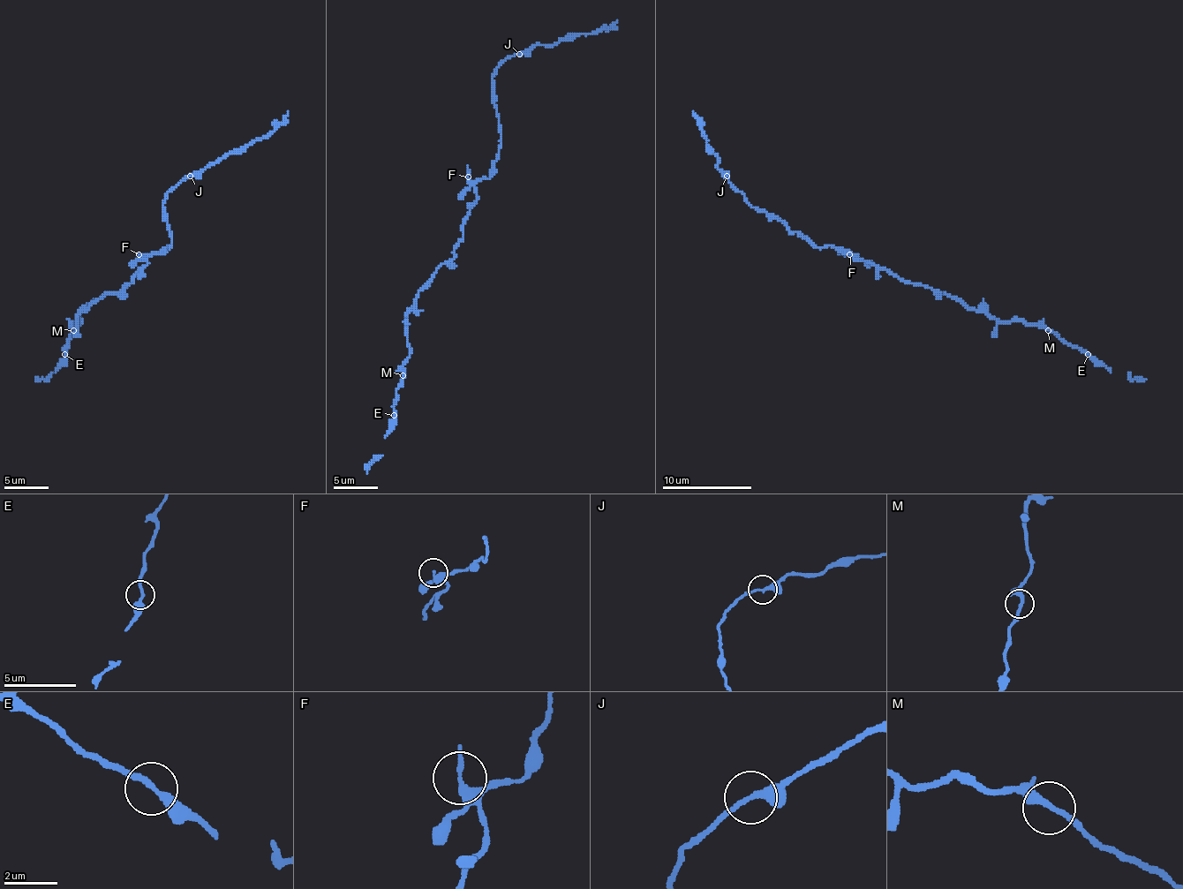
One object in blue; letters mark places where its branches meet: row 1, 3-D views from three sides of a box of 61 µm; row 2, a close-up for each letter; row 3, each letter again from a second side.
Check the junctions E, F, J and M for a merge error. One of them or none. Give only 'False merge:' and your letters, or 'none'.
False merge: none

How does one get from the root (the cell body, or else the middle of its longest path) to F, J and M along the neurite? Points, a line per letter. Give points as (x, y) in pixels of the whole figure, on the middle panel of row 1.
F: (474, 203), (477, 199), (474, 183), (467, 177)
J: (474, 203), (474, 185), (490, 177), (501, 143), (492, 76), (508, 58), (519, 54)
M: (474, 203), (454, 257), (436, 270), (407, 315), (410, 357), (403, 366), (403, 375)

